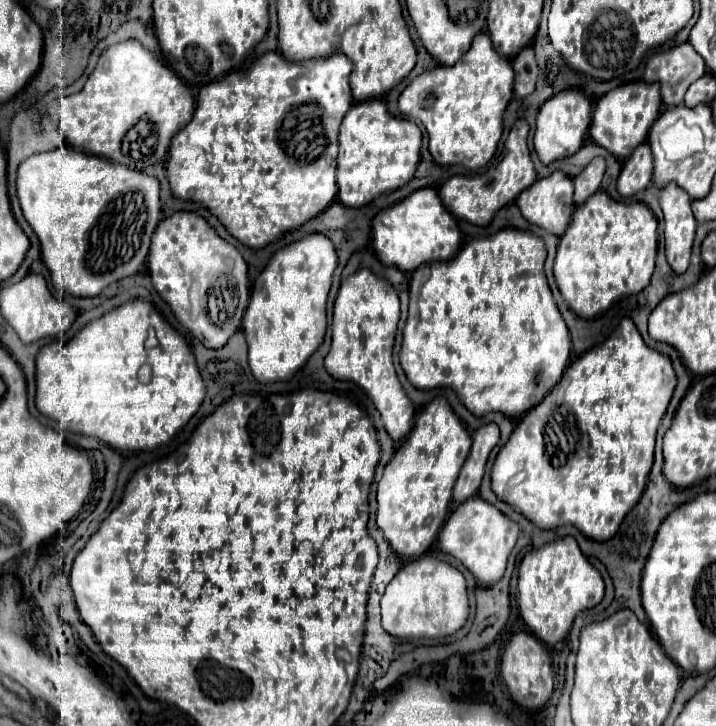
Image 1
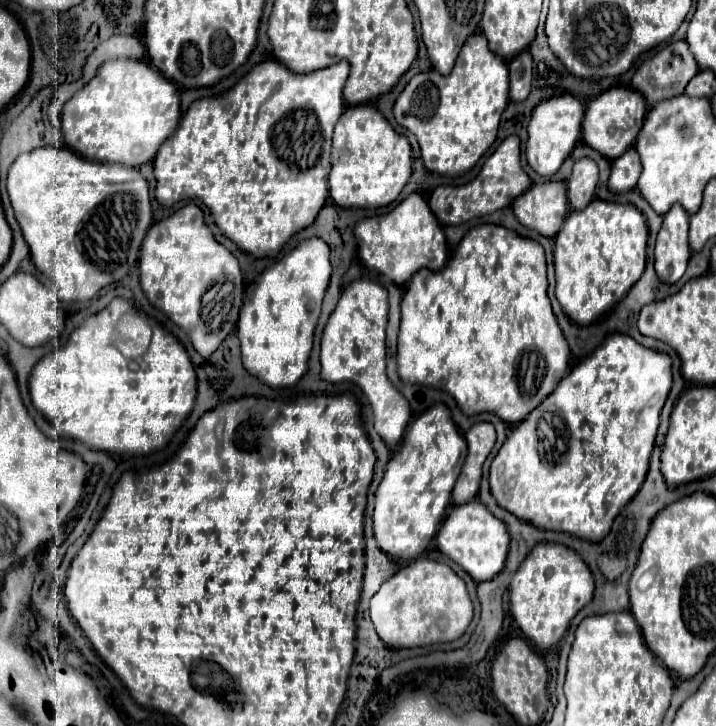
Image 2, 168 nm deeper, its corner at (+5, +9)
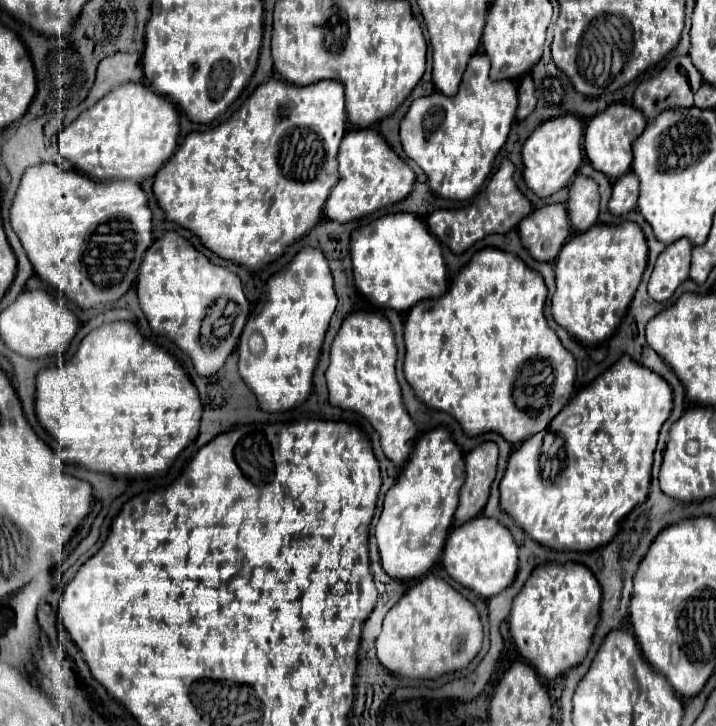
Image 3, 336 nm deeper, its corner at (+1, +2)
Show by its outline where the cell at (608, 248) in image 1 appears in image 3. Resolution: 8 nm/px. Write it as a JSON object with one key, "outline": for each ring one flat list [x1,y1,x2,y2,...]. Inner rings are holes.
{"outline":[[626,221,618,227,594,225,588,233,572,237,556,259,556,293,552,295,552,317,574,339,598,345,612,337,640,285,648,261,648,243,642,229]]}

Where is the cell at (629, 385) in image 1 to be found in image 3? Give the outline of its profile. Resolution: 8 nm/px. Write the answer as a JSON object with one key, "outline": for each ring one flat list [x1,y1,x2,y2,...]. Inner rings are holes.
{"outline":[[618,361,592,385,578,391,548,431,532,435,512,451,508,469,500,481,502,509,540,545,556,551,594,551,608,545,618,533,624,517,648,497,652,453,658,433,672,409,672,389,648,369]]}

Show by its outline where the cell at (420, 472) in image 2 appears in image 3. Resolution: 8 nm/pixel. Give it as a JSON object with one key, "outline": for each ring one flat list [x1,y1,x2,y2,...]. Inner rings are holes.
{"outline":[[438,427,422,435,396,485,386,493,384,511,376,527,382,567,392,579,416,581,428,575,450,533,462,483,464,457,448,429]]}

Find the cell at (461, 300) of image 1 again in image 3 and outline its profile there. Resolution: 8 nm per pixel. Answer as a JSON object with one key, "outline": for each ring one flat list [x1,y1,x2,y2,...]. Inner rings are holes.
{"outline":[[490,247,478,251,446,295,422,301,406,315,404,375,414,395,426,407,450,413,468,437,494,431,508,443,520,445,540,429,546,429,574,393,576,361,548,327,544,301,546,285,540,273,528,269,512,253]]}

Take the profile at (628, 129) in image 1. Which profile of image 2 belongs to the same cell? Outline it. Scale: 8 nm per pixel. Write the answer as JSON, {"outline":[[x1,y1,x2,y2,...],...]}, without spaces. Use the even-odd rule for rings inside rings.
{"outline":[[624,86,608,88,606,92,596,96,588,104,586,116,582,122,582,138,588,146,592,146,600,154,604,154,608,160,614,160,620,154,624,154,624,150,628,150,628,146,634,144,644,116,646,116,646,100,644,100,642,92,638,92,634,88,624,88]]}

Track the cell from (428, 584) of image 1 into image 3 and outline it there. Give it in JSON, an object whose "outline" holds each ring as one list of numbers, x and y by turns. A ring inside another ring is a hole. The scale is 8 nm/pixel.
{"outline":[[426,575,388,611,378,637,378,661,394,675,438,679,442,673,466,669,482,649,482,623,476,607,444,579]]}

